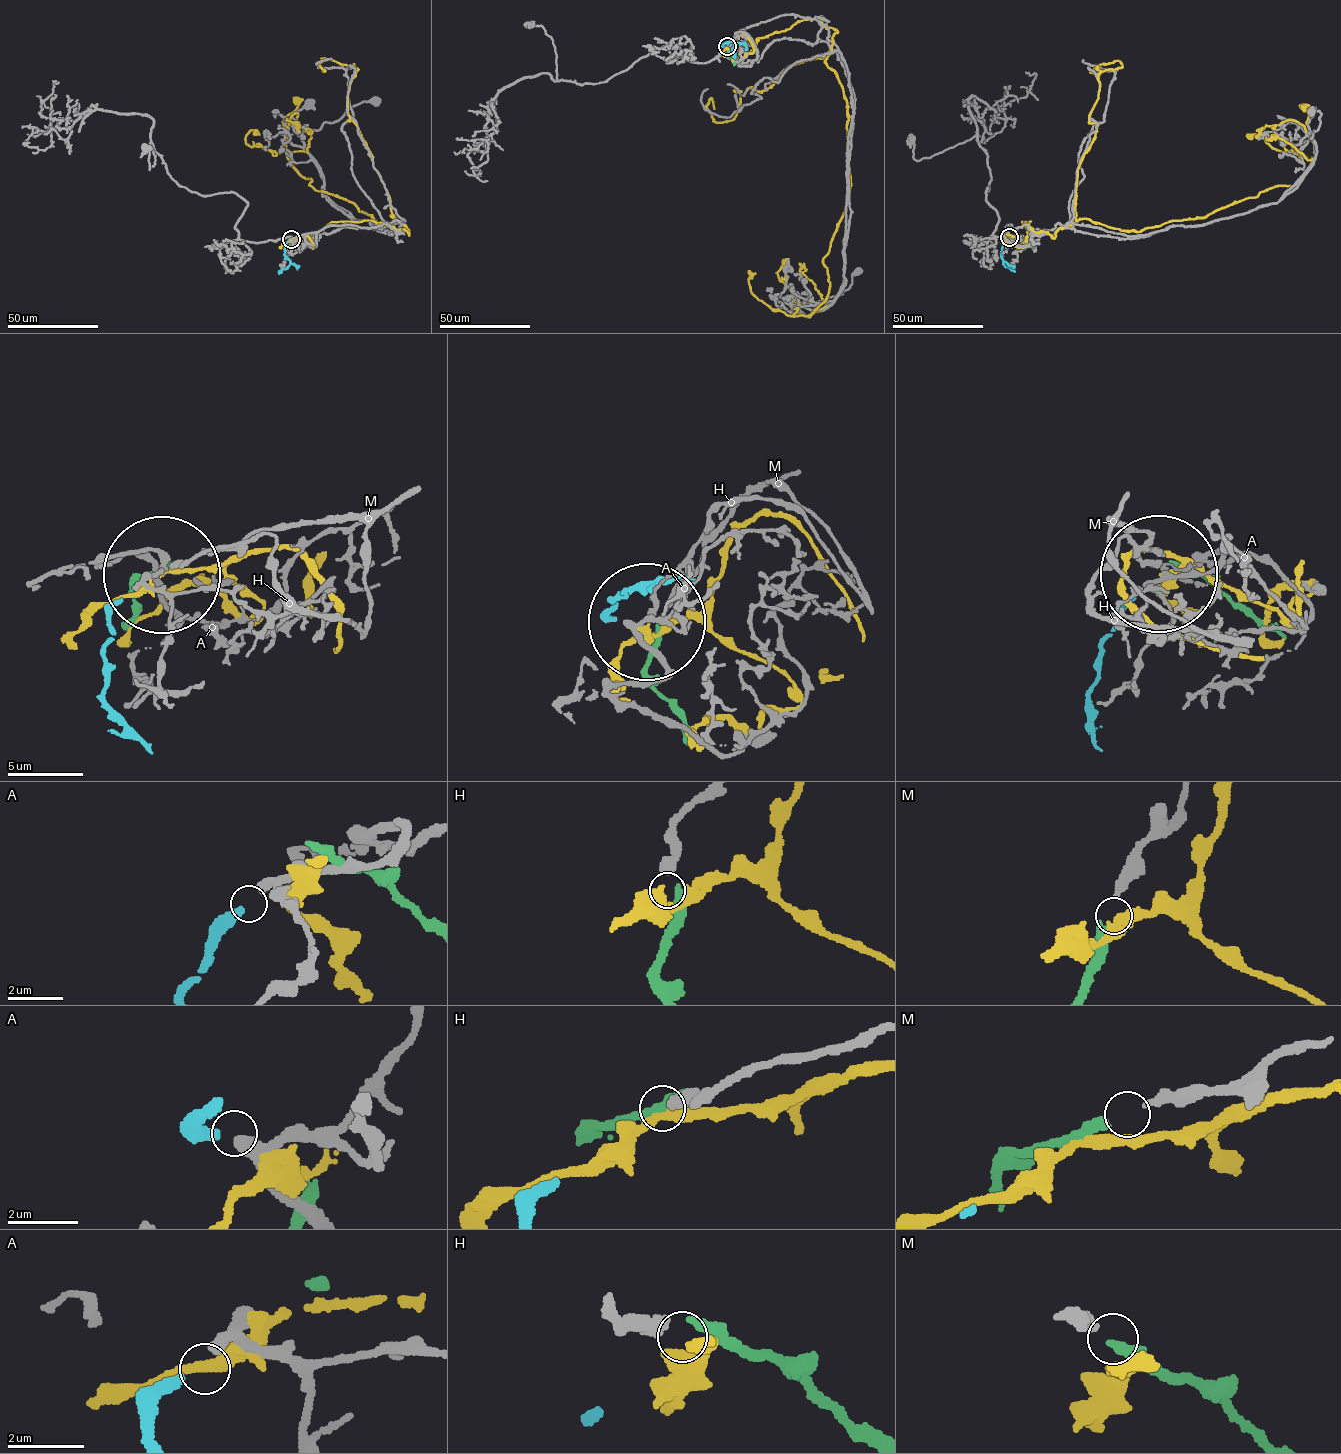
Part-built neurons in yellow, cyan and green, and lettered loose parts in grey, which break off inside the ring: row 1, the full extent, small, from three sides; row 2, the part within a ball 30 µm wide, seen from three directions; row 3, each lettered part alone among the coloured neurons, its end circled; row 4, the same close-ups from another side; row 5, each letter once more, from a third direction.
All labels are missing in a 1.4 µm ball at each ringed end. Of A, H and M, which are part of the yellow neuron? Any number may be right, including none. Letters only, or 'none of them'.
none of them

